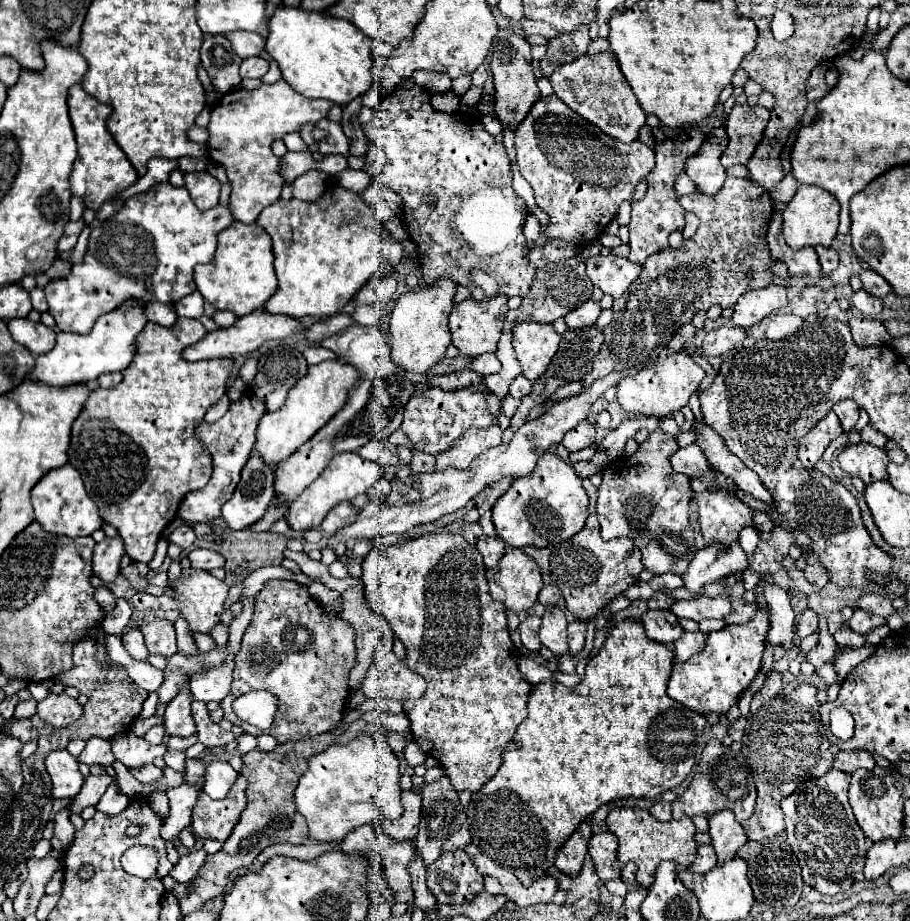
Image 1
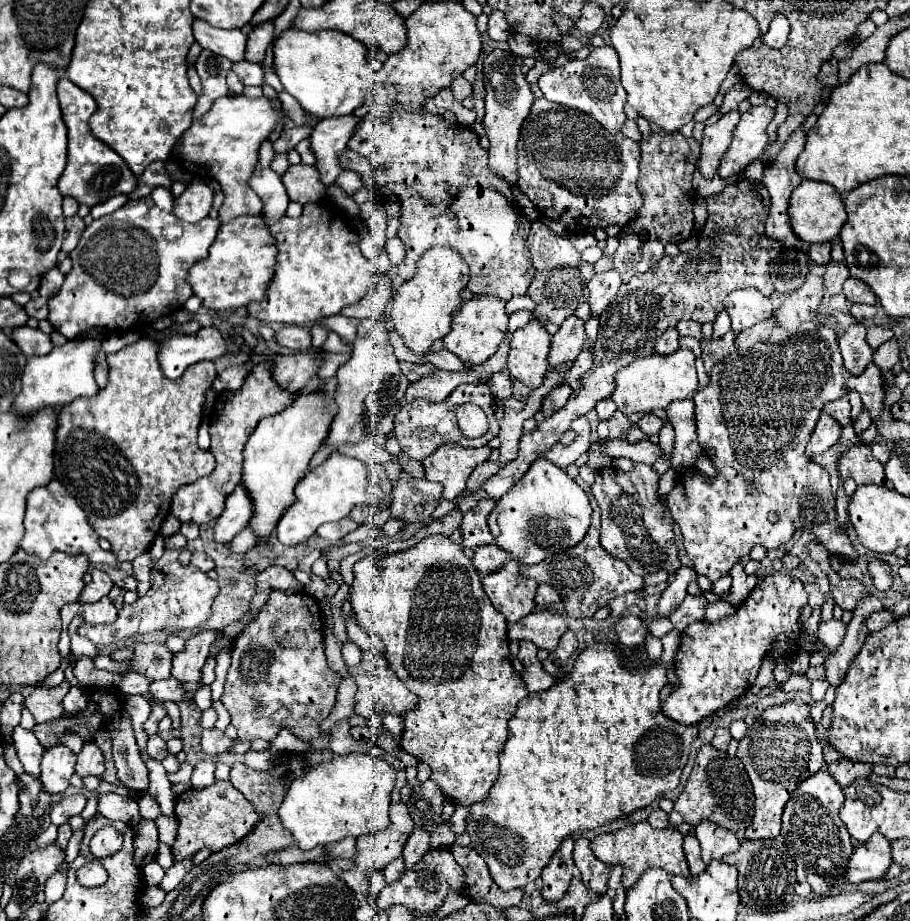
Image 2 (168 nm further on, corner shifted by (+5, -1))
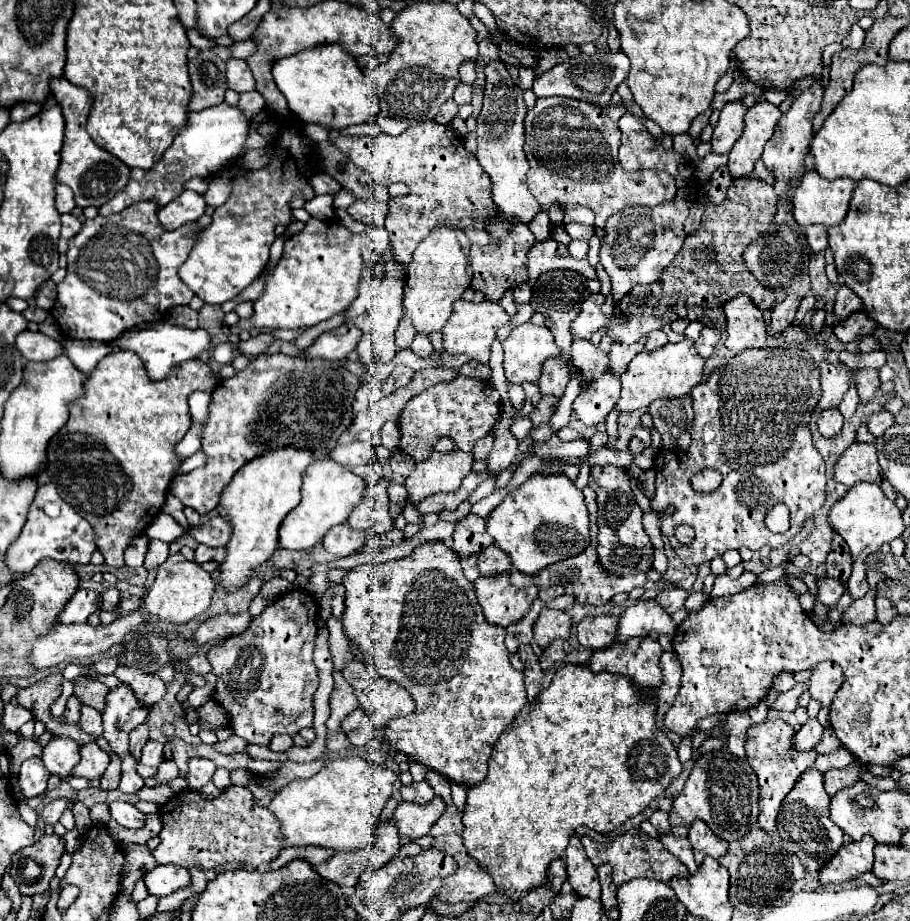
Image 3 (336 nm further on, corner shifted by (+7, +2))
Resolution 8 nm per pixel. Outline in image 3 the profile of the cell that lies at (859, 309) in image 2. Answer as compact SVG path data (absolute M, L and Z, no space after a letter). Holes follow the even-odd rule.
M854 312L844 324L834 326L834 334L840 342L854 342L862 336L870 336L876 330L876 324L864 316L864 312Z

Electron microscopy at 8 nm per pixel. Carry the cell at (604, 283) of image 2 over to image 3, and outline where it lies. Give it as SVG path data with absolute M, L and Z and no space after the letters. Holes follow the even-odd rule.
M590 294L588 300L582 302L582 310L578 318L572 322L572 336L580 340L590 340L594 332L600 332L608 326L614 314L614 301L611 296Z

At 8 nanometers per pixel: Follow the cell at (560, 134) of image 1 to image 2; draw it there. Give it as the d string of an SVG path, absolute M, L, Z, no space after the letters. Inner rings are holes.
M536 99L530 115L522 123L518 139L518 187L538 207L538 211L564 225L568 233L588 233L596 227L608 227L612 223L626 225L642 207L636 181L640 175L640 147L636 141L624 135L610 135L596 119L582 111L556 105L548 99Z

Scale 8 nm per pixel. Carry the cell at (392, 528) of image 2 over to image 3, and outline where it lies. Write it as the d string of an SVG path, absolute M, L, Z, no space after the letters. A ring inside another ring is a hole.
M460 450L452 454L432 452L428 460L416 464L410 476L406 476L404 486L408 490L408 500L416 504L436 492L456 492L470 470L472 454Z

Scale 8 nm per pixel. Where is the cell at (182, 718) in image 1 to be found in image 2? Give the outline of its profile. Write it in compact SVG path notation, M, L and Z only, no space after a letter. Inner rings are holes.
M200 631L186 641L184 651L176 653L172 663L172 677L182 683L182 689L190 703L194 703L194 693L202 685L202 667L208 657L210 643L214 641L216 631Z

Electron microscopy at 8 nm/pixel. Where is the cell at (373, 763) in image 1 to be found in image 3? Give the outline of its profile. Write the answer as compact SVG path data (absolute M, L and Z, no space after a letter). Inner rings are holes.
M372 739L371 743L372 748L368 748L370 753L366 753L367 746L356 747L364 748L364 756L350 754L350 756L344 756L342 760L332 760L312 778L294 780L292 784L284 786L272 798L268 810L280 820L280 832L284 836L284 846L322 846L322 848L332 848L336 852L352 852L352 850L360 850L360 848L372 844L372 840L376 836L376 820L378 820L382 808L386 806L386 802L390 800L392 784L396 780L396 774L399 777L400 770L394 760L395 752L390 752L392 746L389 746L388 754L382 754L375 753L380 752L382 743L376 739Z

